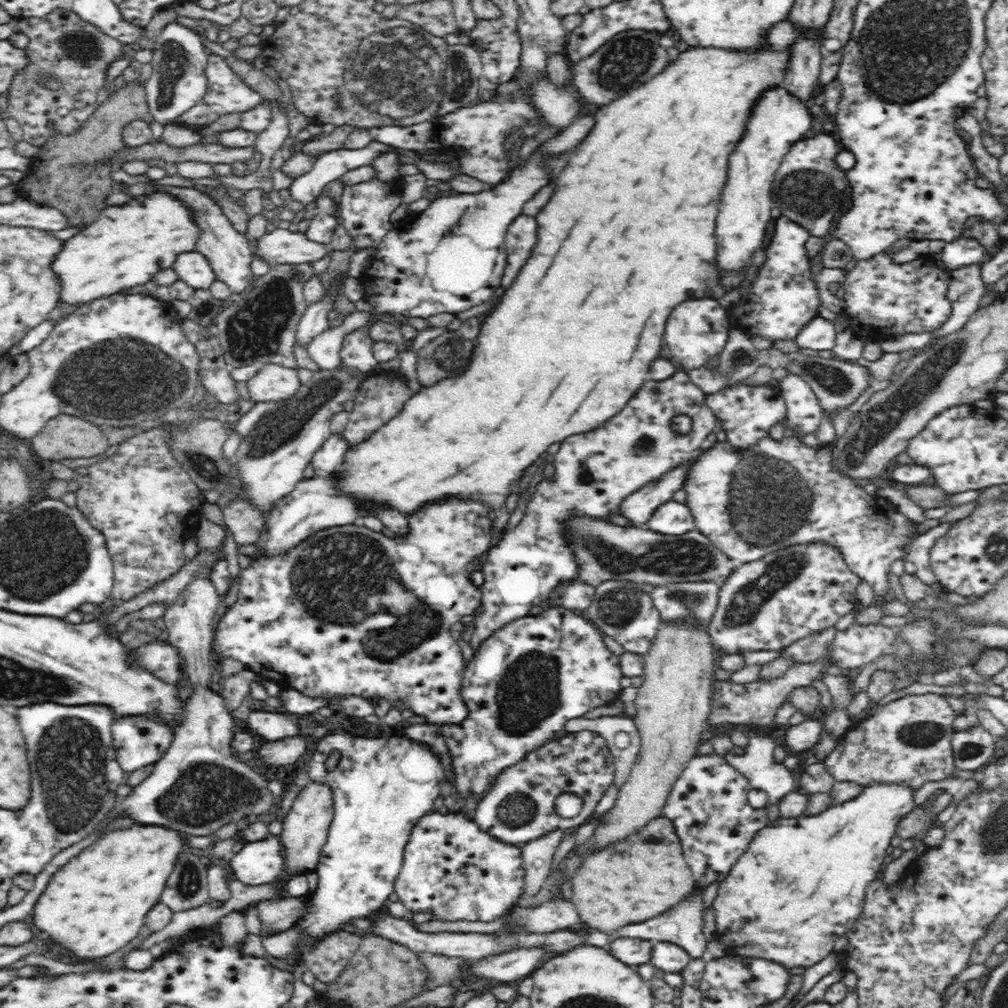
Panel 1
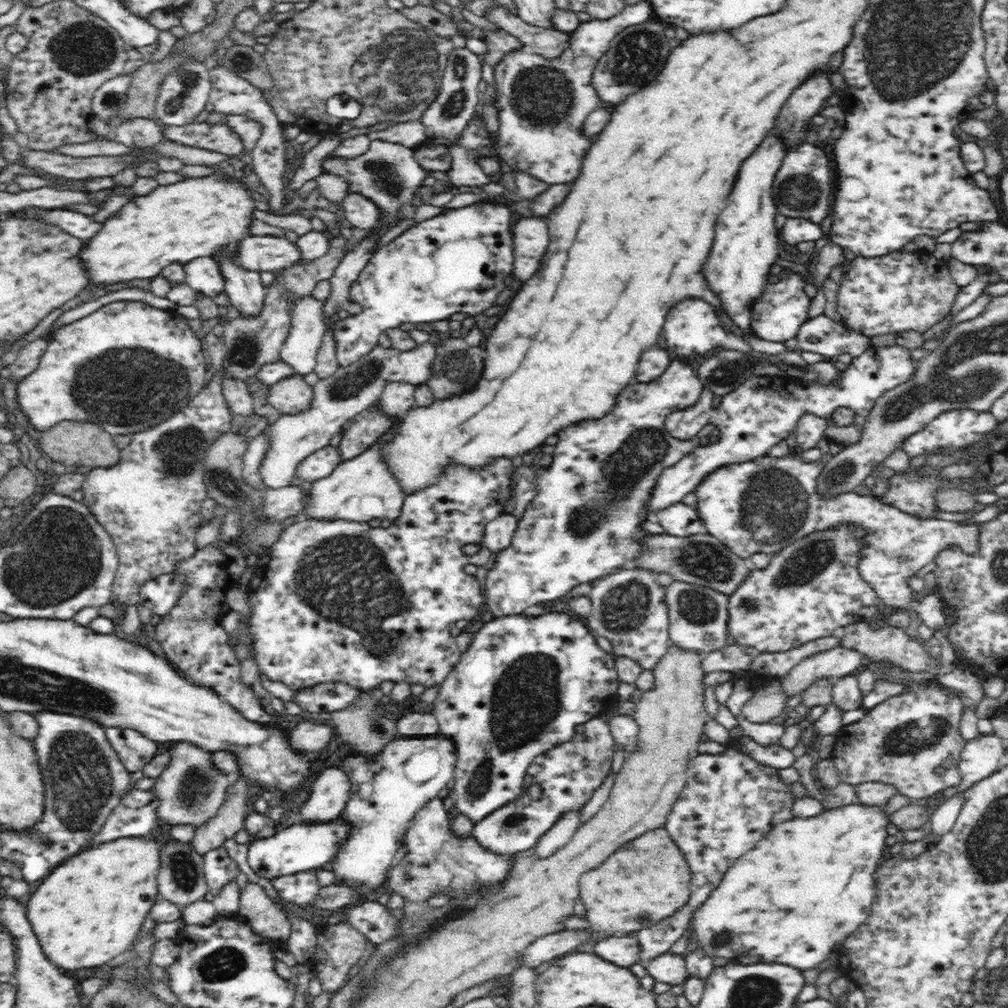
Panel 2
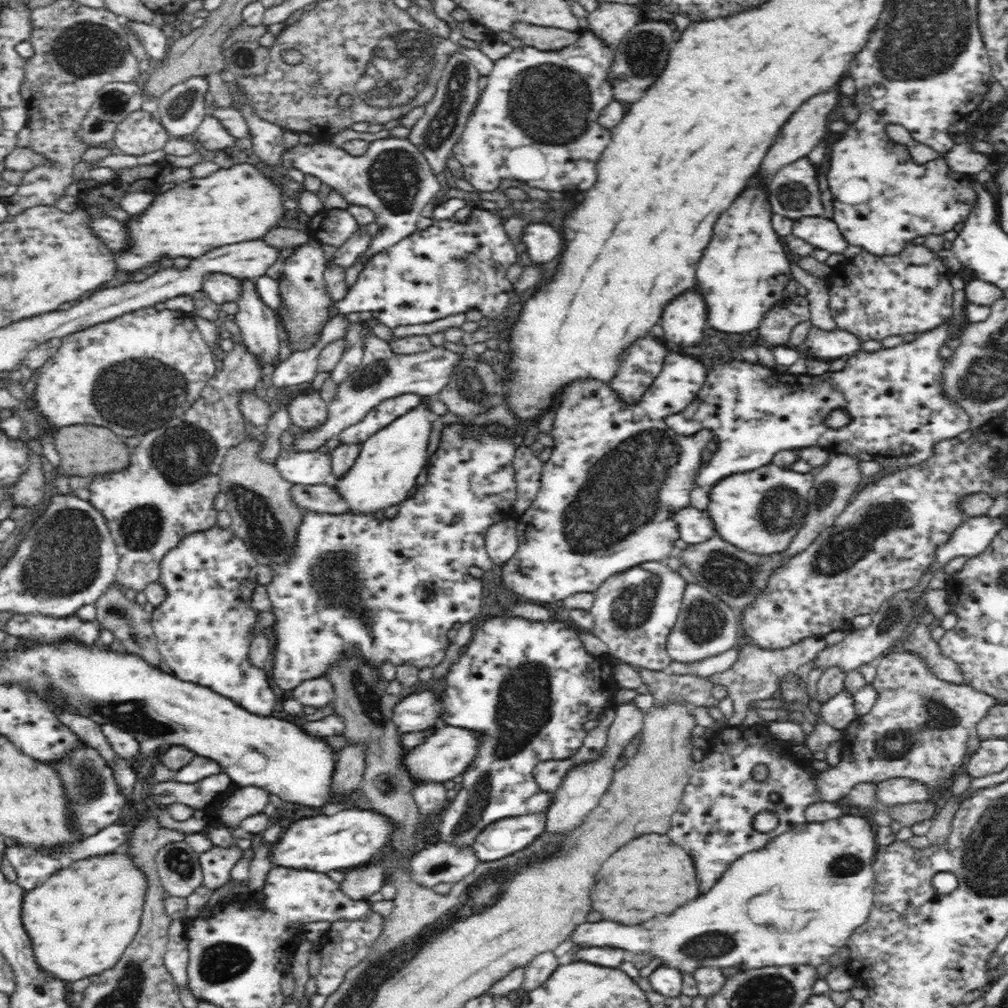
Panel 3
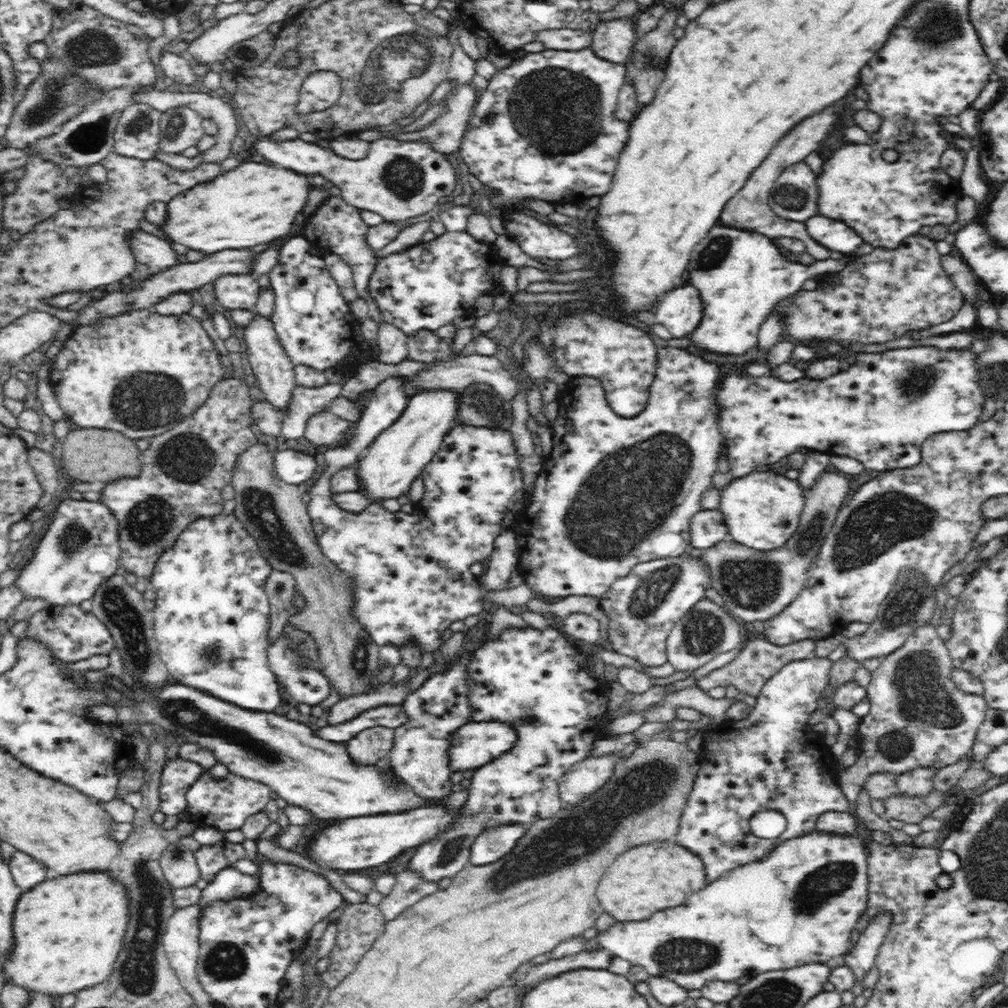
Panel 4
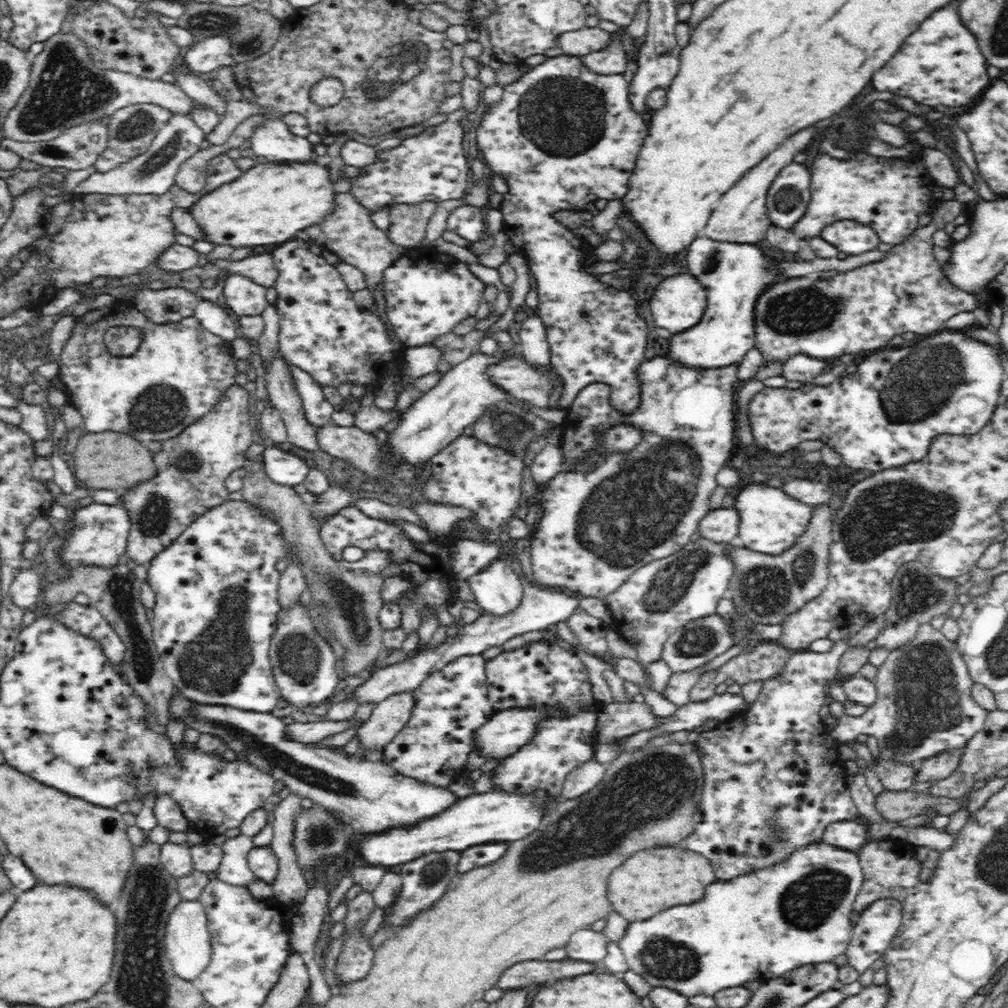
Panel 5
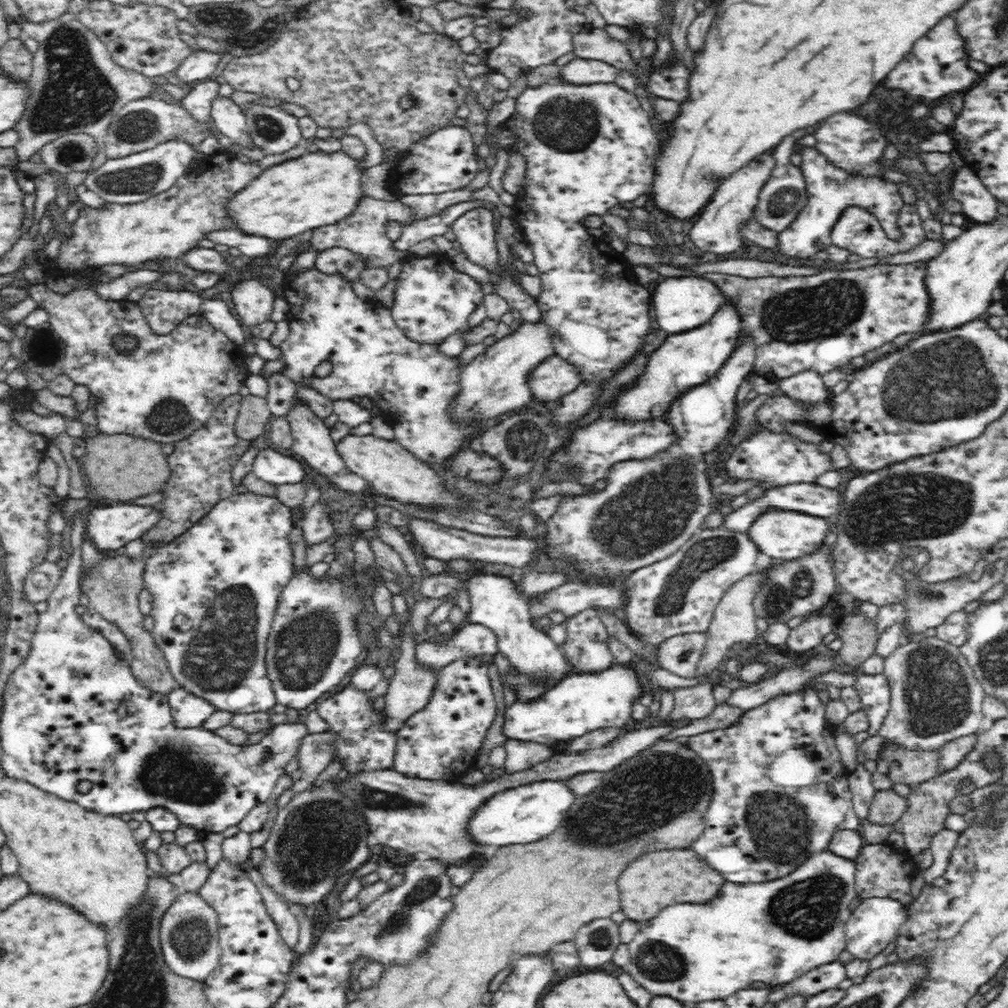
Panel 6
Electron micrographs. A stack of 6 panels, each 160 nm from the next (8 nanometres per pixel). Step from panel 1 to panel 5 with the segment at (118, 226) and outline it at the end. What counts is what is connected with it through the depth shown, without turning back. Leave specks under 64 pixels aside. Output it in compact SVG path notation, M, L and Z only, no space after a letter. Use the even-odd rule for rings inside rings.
M313 158L309 161L302 162L291 162L286 164L286 162L272 162L268 161L267 163L258 163L252 168L244 172L244 176L240 176L240 180L235 180L230 185L224 185L224 188L214 190L214 192L205 196L205 198L198 202L196 208L193 210L193 218L198 220L206 232L210 234L210 240L216 242L216 244L230 244L230 246L262 246L266 244L266 247L276 244L284 244L286 240L296 240L296 234L302 232L302 230L307 230L312 226L322 225L322 222L328 220L331 215L337 210L337 196L336 188L334 188L334 182L332 182L332 172L330 172L330 167L324 165L324 159Z

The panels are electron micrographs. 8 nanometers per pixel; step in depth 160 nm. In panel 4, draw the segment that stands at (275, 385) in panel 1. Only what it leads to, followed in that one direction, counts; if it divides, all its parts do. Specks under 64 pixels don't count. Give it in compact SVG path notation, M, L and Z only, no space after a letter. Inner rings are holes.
M329 410L314 414L308 418L304 436L314 446L331 446L334 448L346 443L354 432L355 425L334 416Z

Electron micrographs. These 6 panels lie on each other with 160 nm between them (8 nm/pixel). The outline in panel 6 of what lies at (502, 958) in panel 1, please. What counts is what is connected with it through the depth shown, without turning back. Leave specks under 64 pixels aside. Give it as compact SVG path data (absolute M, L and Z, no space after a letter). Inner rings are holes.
M830 850L809 857L805 862L800 864L798 870L792 872L790 878L782 878L776 882L766 882L766 884L748 884L748 886L736 886L734 882L726 882L724 890L720 892L718 898L714 898L708 904L672 904L668 908L664 908L656 918L652 918L650 922L640 922L640 930L635 934L633 939L627 944L629 950L629 962L622 968L640 984L644 986L650 994L656 996L668 996L681 1003L684 1002L708 1002L708 1000L724 1000L731 997L738 990L750 988L754 982L764 982L768 984L768 988L772 986L791 985L796 978L803 977L806 972L818 968L820 966L836 961L840 953L847 948L845 939L845 926L850 918L850 904L856 898L855 889L855 872L856 865L852 860L840 858Z

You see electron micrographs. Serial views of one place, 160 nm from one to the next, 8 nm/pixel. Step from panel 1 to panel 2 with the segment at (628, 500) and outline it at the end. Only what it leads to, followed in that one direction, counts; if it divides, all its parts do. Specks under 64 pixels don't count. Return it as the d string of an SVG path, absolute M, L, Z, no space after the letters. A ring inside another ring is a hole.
M891 343L890 348L868 348L864 354L854 357L835 385L808 383L784 373L779 376L753 376L724 396L716 396L712 390L704 389L696 404L666 417L666 429L674 438L688 440L706 424L714 424L718 426L720 439L716 444L699 445L692 450L692 454L684 456L682 462L676 462L674 468L663 470L655 485L656 494L652 494L652 500L648 501L648 516L680 502L682 496L694 492L694 488L698 488L700 482L716 469L763 457L774 444L788 440L788 436L796 430L798 418L806 412L826 419L824 437L830 442L852 444L858 441L862 424L866 422L876 398L908 380L914 370L916 362L910 360L908 349ZM843 409L854 411L854 420L850 424L843 425L841 422L839 416Z

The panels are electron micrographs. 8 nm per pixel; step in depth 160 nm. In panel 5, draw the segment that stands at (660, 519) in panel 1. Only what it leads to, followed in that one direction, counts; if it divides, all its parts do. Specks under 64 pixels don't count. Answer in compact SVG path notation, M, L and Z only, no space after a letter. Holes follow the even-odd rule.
M736 507L711 510L699 522L699 534L716 542L735 542L740 526L740 511Z

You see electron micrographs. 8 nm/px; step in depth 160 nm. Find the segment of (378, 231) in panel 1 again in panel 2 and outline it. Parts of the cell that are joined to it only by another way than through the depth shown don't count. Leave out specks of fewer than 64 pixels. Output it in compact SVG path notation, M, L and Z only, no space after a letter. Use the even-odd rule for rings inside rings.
M349 191L341 204L344 210L340 215L350 222L352 227L368 232L381 222L381 211L376 202L368 199L364 194Z

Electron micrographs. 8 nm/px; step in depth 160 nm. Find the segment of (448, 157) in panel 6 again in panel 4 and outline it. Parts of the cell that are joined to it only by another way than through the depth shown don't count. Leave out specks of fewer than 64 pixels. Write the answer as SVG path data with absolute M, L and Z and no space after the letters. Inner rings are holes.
M264 135L254 142L253 150L262 154L278 167L295 170L300 174L318 174L341 190L341 195L351 206L380 214L384 221L406 221L433 210L440 198L451 196L456 190L456 168L446 153L436 150L428 139L400 141L380 138L370 143L364 160L346 160L333 154L330 148L322 148L316 142L299 138L280 140Z

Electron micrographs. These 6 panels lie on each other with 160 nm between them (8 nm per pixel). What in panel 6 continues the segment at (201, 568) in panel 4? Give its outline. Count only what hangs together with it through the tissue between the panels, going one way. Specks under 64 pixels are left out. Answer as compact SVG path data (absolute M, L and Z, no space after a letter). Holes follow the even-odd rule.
M246 492L245 494L232 493L232 496L218 501L192 528L185 530L179 537L162 544L155 549L152 556L146 559L143 582L146 590L152 595L153 606L151 616L154 619L154 628L150 634L155 640L156 646L163 652L168 661L170 672L174 679L181 684L187 692L200 698L204 698L214 704L218 711L226 711L233 715L267 712L276 704L271 680L268 679L265 665L267 640L271 633L272 621L279 603L281 590L295 573L295 551L292 550L291 530L292 508L286 506L275 496Z

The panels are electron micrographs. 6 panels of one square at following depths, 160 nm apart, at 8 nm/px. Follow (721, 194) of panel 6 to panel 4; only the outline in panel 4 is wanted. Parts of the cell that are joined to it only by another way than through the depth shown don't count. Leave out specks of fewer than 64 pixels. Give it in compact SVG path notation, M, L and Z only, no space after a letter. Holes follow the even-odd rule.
M826 110L824 114L818 114L816 118L808 118L808 122L802 122L800 126L796 126L796 130L792 130L792 134L784 136L776 146L774 150L770 152L770 156L750 174L750 178L746 180L744 188L740 188L728 202L726 206L722 208L722 214L718 218L718 224L722 224L724 229L734 228L734 230L744 230L746 232L760 234L770 240L778 239L782 237L798 238L806 244L806 250L810 256L814 256L816 261L826 261L828 258L832 258L831 250L828 250L826 246L822 246L820 242L814 242L809 237L806 224L796 224L792 221L784 221L776 214L773 213L769 206L770 193L772 187L775 185L776 179L783 173L783 170L794 164L794 162L800 162L804 160L810 152L814 152L818 148L818 142L824 140L824 136L828 134L830 130L830 124L834 122L834 114L832 110Z

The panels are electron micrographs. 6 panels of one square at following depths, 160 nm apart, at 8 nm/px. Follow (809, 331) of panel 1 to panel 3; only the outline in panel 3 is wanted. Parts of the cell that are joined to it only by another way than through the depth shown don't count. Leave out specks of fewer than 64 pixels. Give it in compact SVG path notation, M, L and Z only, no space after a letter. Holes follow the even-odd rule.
M812 326L806 340L797 348L804 356L832 360L845 359L860 352L863 349L863 343L856 335L846 330L840 328L822 330L817 326Z

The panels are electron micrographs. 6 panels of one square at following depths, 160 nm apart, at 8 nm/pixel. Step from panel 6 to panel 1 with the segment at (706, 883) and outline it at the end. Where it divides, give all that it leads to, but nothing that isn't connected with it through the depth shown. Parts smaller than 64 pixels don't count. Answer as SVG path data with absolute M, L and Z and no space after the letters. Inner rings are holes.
M662 816L648 822L631 836L616 846L608 846L608 850L600 850L600 854L588 854L584 866L572 878L572 902L578 916L604 934L666 912L688 896L695 884L688 863L684 862L680 837L668 818Z

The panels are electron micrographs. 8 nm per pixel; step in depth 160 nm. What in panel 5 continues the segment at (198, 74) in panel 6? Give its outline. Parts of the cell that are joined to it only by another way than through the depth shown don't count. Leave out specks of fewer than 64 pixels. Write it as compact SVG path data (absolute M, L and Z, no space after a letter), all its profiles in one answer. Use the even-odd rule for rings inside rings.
M213 36L199 40L184 52L183 64L192 74L194 72L208 74L222 66L230 67L234 60L230 54L229 44L227 36Z

